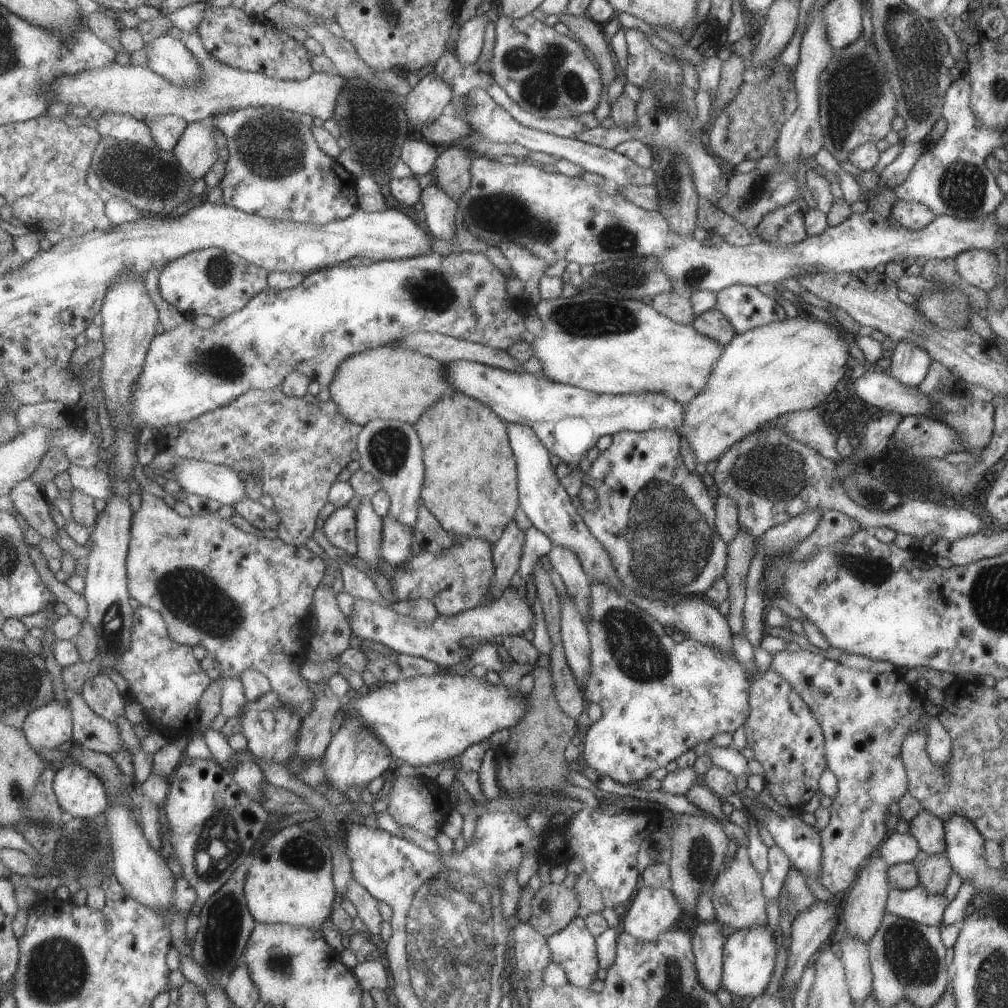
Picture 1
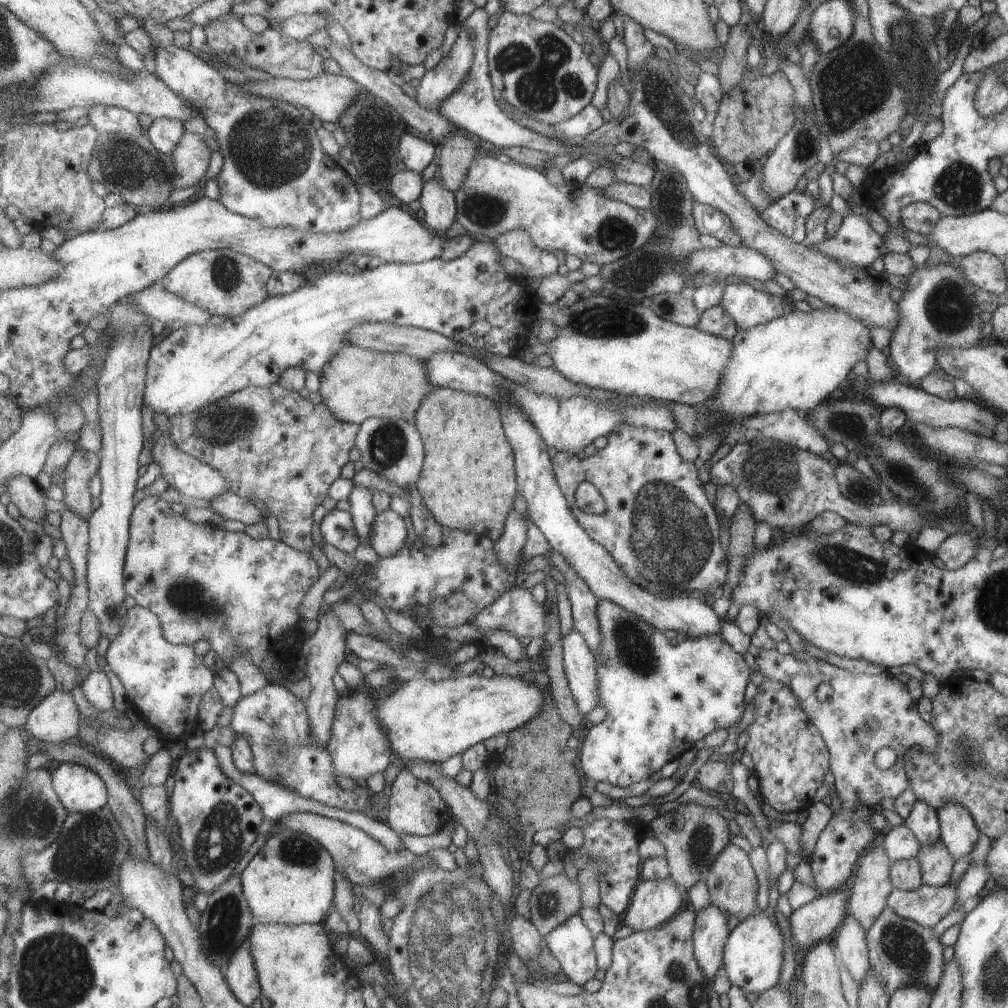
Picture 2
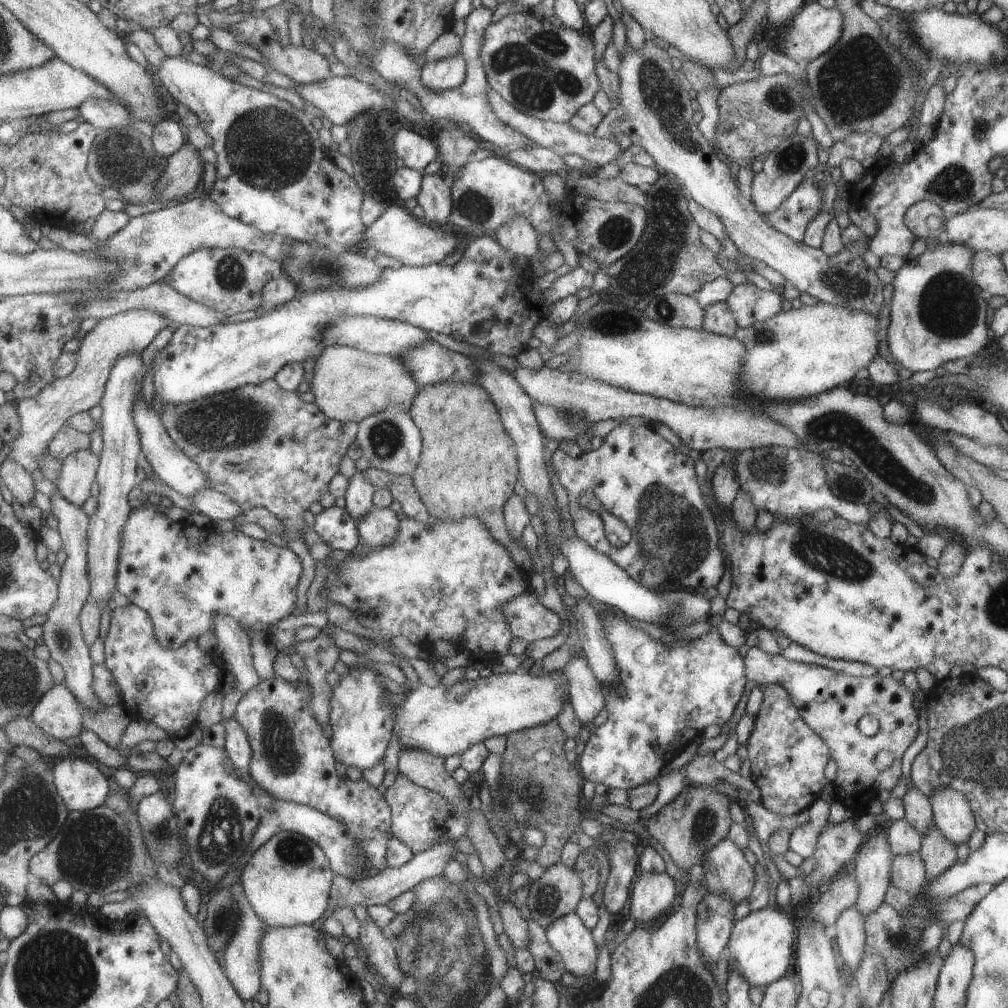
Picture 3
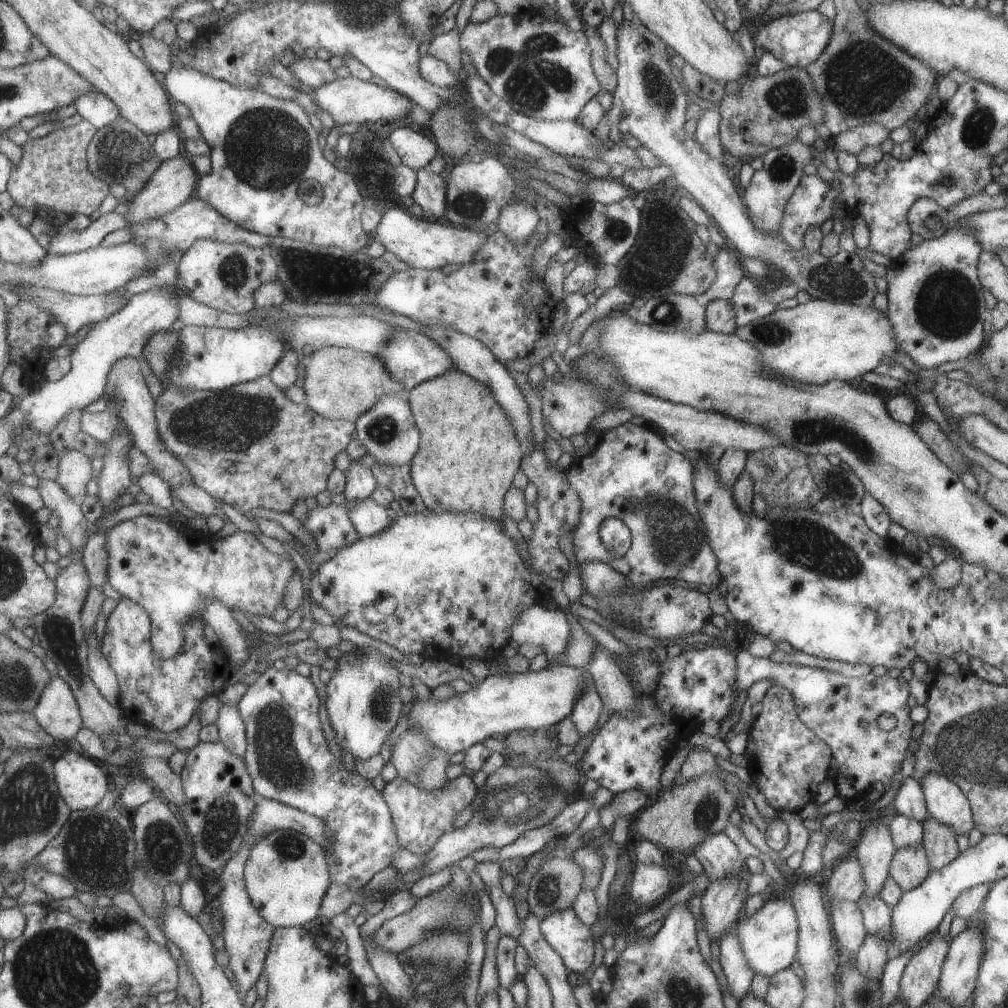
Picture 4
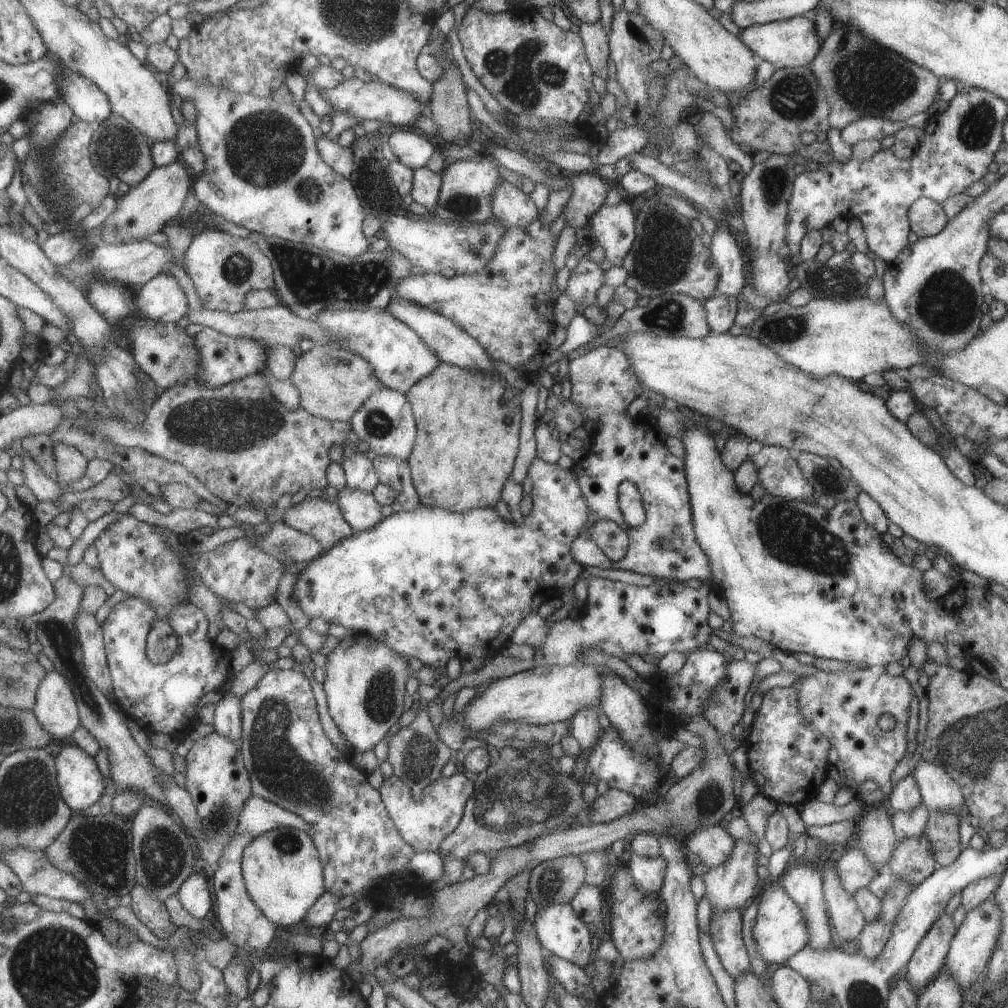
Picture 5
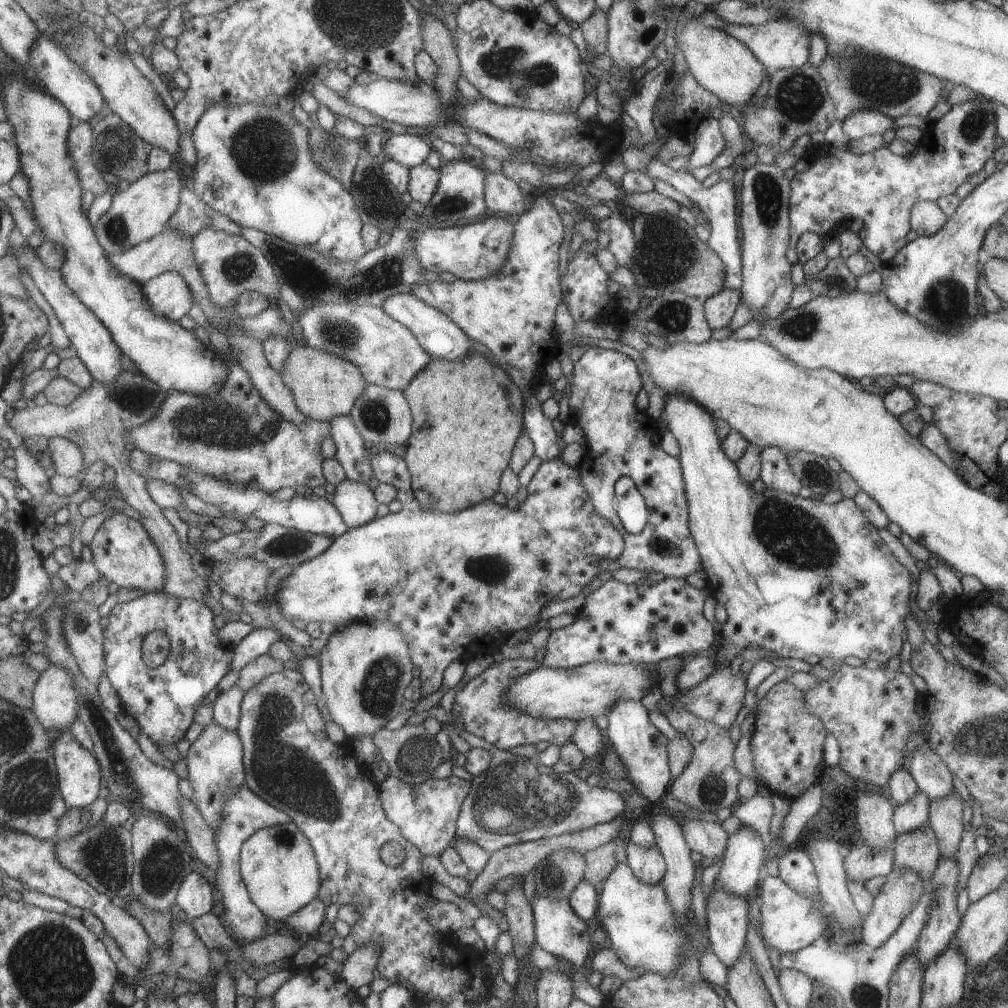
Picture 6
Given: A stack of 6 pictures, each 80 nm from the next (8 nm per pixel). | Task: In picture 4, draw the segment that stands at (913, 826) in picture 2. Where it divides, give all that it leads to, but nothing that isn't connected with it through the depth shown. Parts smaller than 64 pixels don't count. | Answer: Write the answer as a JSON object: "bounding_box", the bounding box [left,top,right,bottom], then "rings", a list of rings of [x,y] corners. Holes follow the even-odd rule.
{"bounding_box":[890,776,929,822],"rings":[[[911,776],[902,781],[890,804],[895,814],[906,816],[911,820],[923,822],[929,816],[922,788]]]}

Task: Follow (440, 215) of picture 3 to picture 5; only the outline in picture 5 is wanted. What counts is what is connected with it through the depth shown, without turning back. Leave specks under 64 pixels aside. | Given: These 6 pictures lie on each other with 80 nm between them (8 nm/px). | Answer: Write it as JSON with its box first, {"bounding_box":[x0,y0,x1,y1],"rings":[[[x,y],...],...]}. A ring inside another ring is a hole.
{"bounding_box":[411,166,441,212],"rings":[[[422,166],[412,169],[411,198],[423,205],[428,212],[437,207],[438,194],[441,186],[441,175]]]}

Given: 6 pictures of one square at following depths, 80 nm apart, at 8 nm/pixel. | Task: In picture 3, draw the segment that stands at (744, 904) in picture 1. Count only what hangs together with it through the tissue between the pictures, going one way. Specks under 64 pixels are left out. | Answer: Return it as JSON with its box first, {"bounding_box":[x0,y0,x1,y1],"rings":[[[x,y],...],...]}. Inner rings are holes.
{"bounding_box":[700,837,756,906],"rings":[[[723,837],[707,852],[704,852],[700,866],[704,870],[708,892],[713,891],[727,895],[734,902],[734,906],[741,900],[748,900],[756,874],[753,868],[745,862],[744,854],[730,839]]]}

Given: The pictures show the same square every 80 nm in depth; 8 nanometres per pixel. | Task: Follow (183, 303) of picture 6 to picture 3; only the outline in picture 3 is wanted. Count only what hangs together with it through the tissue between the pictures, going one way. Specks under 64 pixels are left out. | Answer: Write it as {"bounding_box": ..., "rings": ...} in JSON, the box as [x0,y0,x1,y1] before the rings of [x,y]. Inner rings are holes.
{"bounding_box":[7,309,174,470],"rings":[[[151,309],[128,310],[94,322],[86,329],[77,353],[77,366],[69,376],[55,379],[36,397],[16,401],[22,420],[22,432],[9,445],[7,457],[13,457],[27,470],[39,469],[50,442],[62,426],[75,414],[89,411],[102,401],[115,363],[126,355],[140,355],[161,330],[174,322],[163,313]]]}

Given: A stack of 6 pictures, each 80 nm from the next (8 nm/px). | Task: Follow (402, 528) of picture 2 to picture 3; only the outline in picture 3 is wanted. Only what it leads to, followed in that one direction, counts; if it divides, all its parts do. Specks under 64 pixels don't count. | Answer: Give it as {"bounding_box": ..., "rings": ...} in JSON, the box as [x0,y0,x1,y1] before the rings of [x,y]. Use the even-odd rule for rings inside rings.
{"bounding_box":[356,505,399,548],"rings":[[[371,505],[371,508],[356,520],[361,544],[371,548],[380,547],[394,539],[399,516],[394,514],[389,507],[379,508]]]}

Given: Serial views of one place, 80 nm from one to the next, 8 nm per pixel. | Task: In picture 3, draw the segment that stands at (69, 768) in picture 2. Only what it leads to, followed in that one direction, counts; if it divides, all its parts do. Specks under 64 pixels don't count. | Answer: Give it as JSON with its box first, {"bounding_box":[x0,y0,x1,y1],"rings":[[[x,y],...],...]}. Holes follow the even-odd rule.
{"bounding_box":[54,755,110,811],"rings":[[[69,755],[54,767],[54,777],[61,796],[72,811],[92,811],[110,797],[109,778],[88,755]]]}

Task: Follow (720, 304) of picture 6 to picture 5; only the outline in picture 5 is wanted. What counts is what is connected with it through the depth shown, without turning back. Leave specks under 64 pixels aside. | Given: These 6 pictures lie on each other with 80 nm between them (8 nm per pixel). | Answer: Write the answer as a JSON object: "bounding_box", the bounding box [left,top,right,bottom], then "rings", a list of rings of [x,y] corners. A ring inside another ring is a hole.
{"bounding_box":[702,295,738,333],"rings":[[[715,295],[704,299],[702,307],[711,333],[725,333],[734,324],[738,300],[733,295]]]}

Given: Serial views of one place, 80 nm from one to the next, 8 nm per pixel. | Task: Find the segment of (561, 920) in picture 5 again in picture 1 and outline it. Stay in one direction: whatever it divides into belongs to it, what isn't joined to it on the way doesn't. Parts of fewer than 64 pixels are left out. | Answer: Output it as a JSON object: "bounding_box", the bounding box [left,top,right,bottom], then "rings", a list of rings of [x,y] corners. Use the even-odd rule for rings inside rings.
{"bounding_box":[546,917,599,989],"rings":[[[576,917],[559,932],[546,939],[551,950],[551,961],[565,973],[573,987],[589,989],[597,979],[599,969],[594,937],[584,920]]]}

